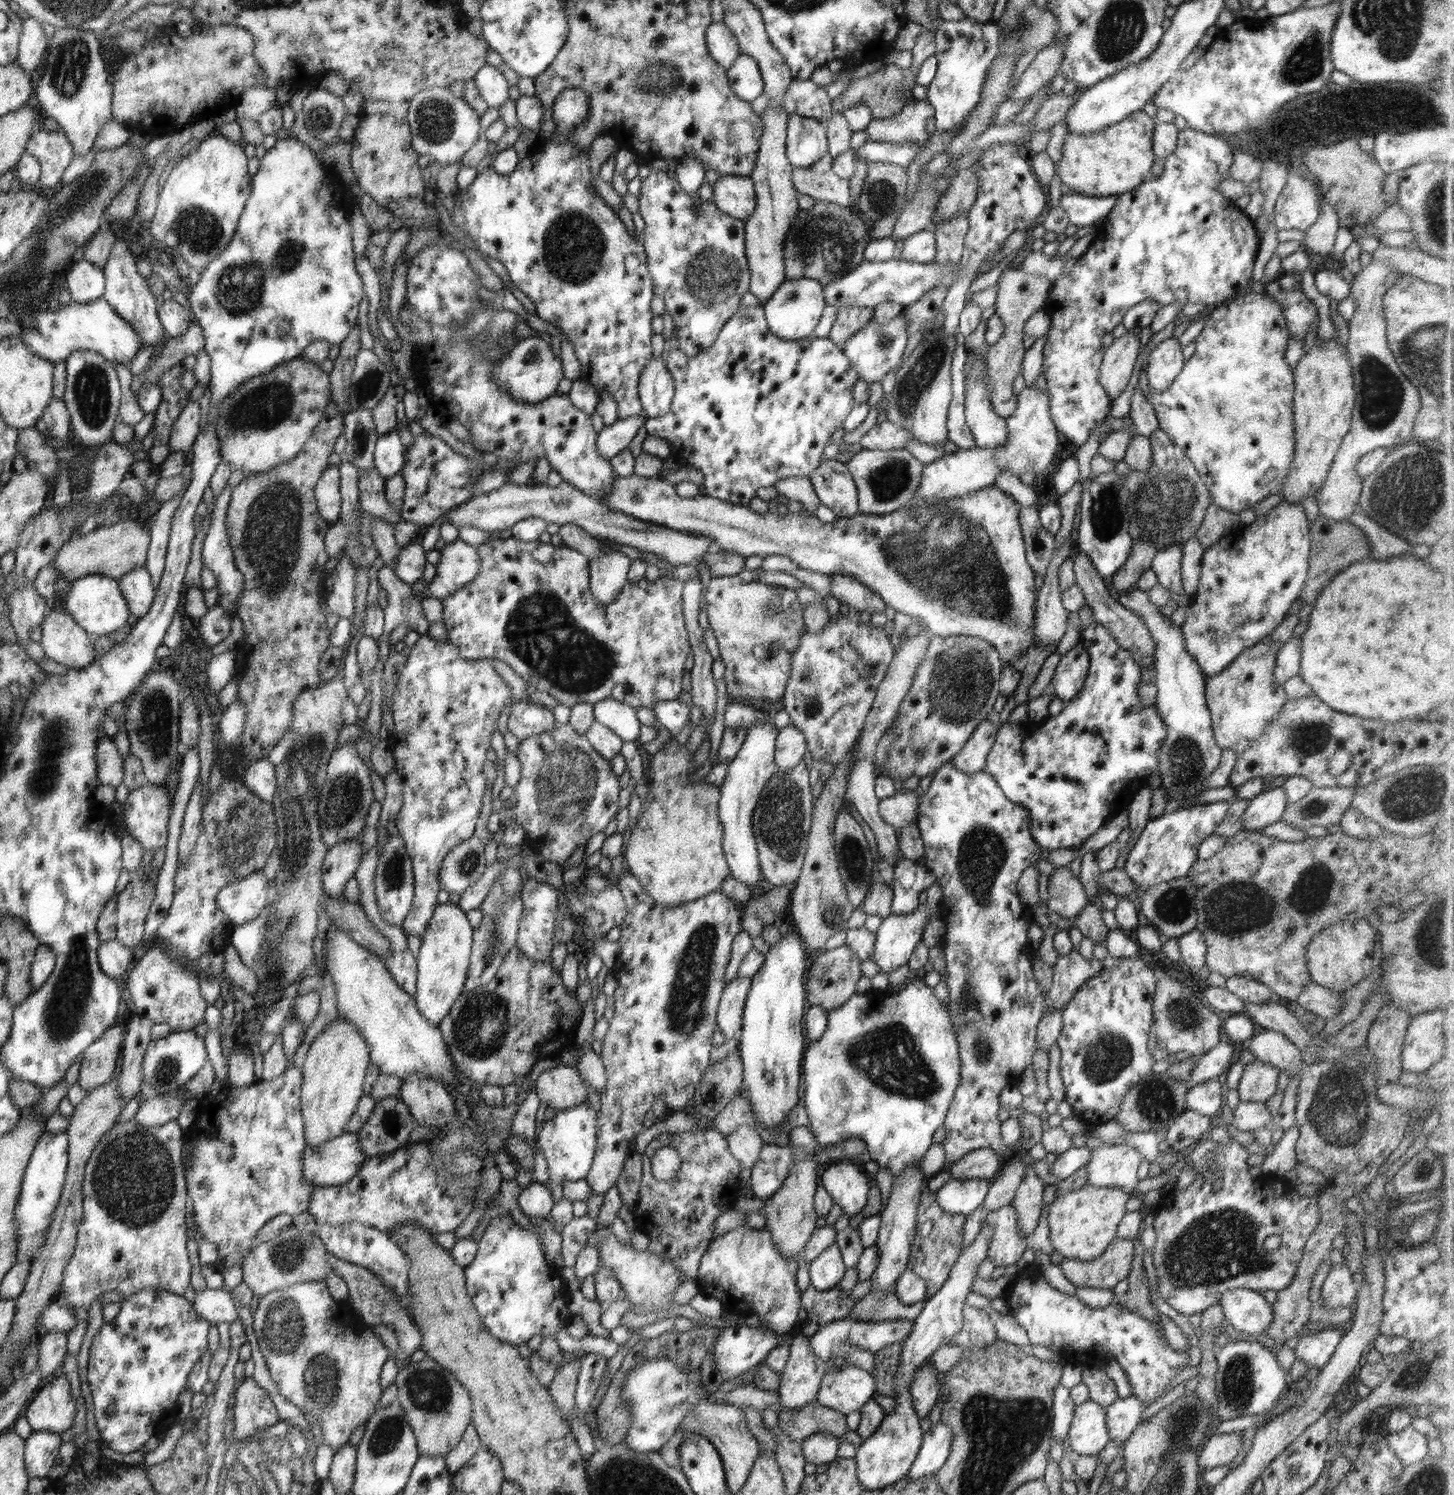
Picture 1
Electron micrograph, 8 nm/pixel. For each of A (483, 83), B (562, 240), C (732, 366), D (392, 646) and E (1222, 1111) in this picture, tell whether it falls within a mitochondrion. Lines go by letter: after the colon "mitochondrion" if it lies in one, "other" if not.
A: other
B: mitochondrion
C: other
D: other
E: other

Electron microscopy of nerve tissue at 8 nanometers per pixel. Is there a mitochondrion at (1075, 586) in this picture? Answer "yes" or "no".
no

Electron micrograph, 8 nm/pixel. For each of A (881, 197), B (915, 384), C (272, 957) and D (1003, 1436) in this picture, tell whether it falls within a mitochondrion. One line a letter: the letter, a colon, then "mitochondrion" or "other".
A: mitochondrion
B: mitochondrion
C: mitochondrion
D: mitochondrion

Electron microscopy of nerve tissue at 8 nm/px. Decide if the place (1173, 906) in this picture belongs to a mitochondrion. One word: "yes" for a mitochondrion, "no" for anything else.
yes

